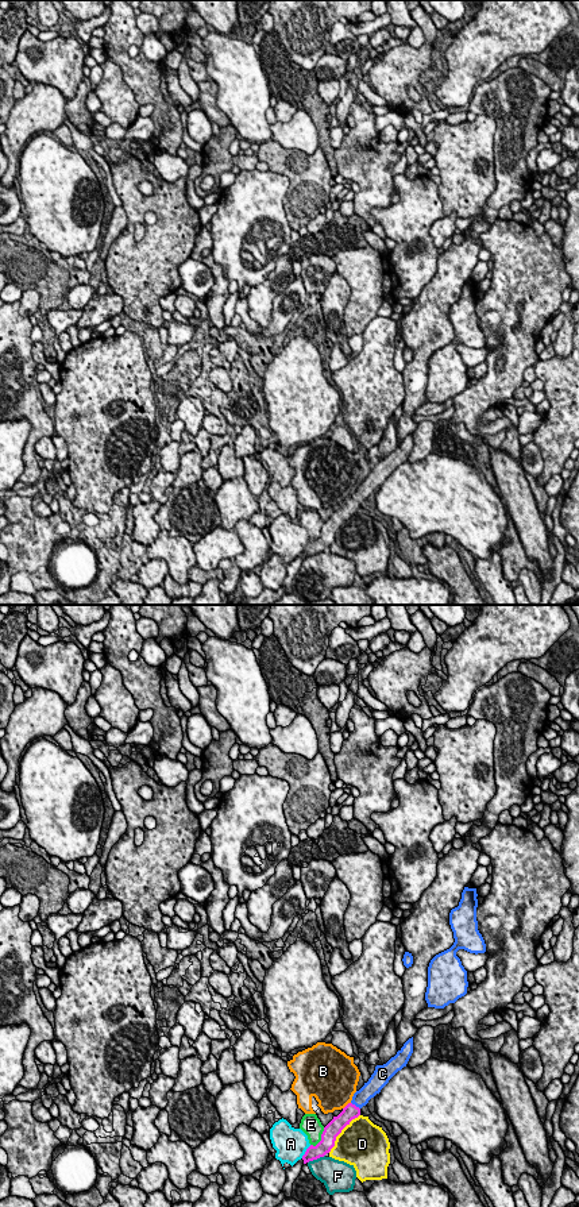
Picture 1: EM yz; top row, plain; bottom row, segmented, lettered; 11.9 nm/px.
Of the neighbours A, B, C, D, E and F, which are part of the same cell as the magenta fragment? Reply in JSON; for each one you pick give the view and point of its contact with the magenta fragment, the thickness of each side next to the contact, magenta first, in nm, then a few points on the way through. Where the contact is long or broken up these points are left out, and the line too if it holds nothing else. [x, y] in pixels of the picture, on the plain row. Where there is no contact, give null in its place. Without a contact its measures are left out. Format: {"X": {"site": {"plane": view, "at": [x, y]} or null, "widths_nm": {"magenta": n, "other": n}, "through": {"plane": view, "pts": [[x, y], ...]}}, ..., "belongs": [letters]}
{"C": {"site": {"plane": "yz", "at": [354, 500]}, "widths_nm": {"magenta": 180, "other": 200}, "through": {"plane": "yz", "pts": [[350, 506], [354, 500], [361, 493]]}}, "belongs": ["C"]}

